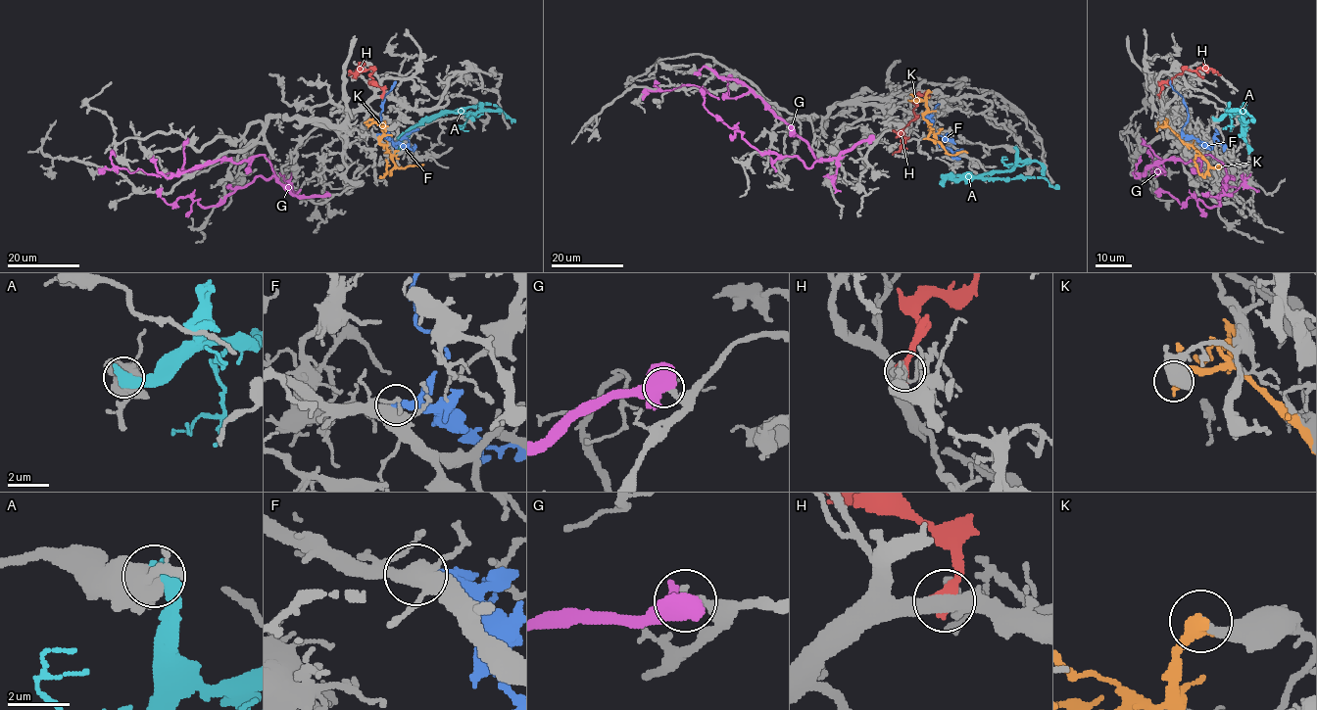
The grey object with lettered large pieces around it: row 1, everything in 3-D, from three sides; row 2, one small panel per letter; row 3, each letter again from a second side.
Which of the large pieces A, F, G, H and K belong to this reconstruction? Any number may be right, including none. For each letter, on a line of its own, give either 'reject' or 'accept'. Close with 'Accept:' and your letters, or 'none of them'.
A: reject
F: reject
G: reject
H: reject
K: reject
Accept: none of them

